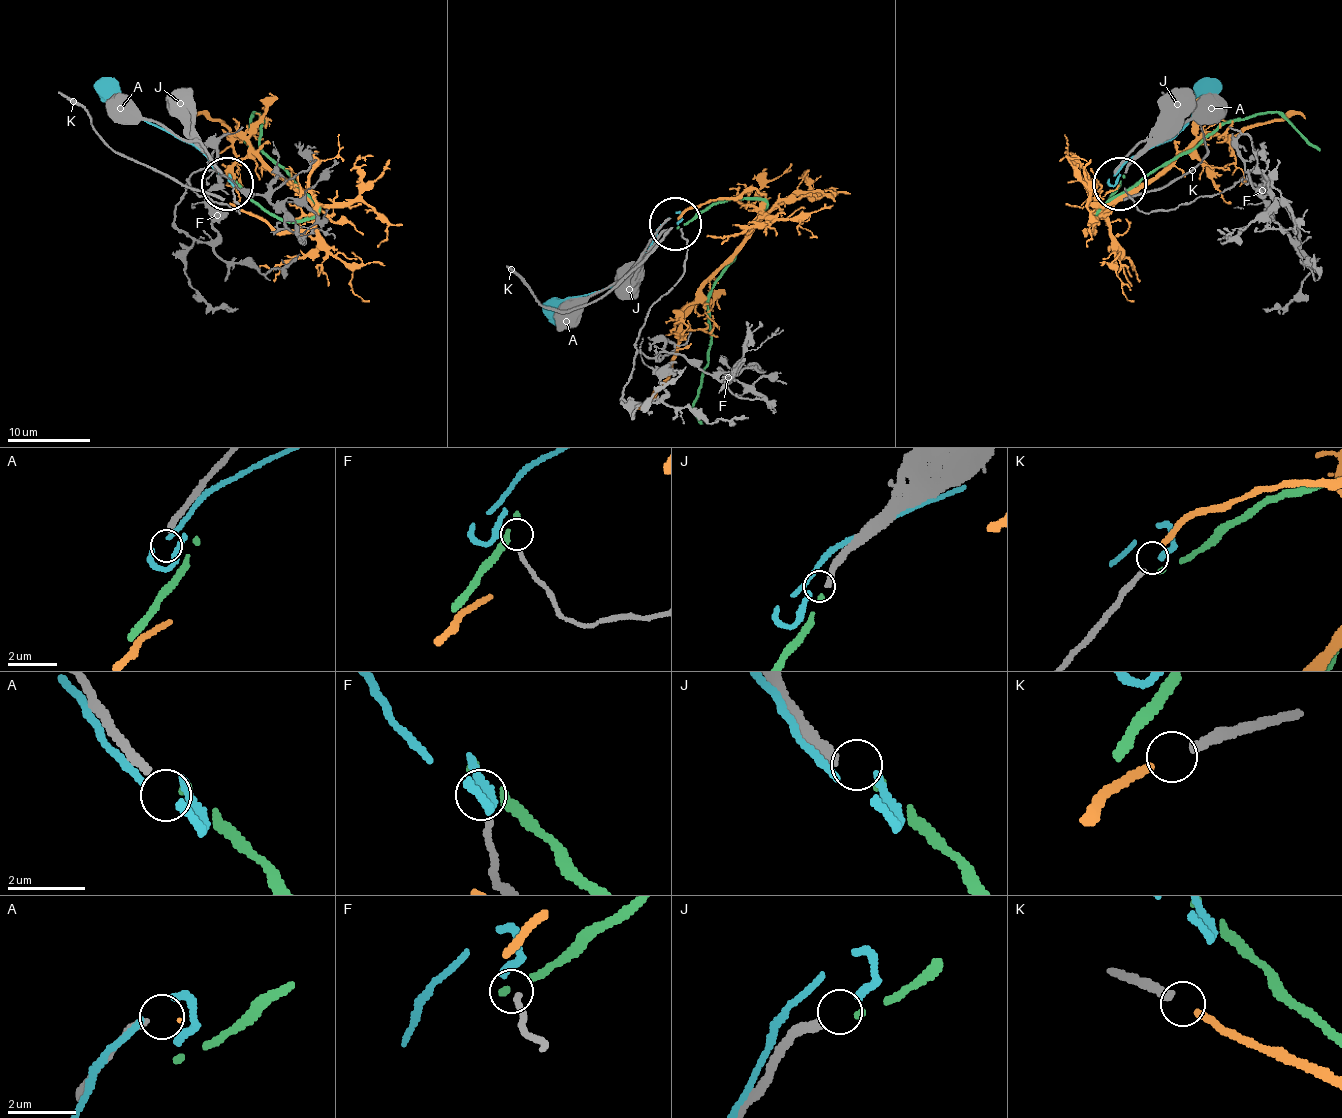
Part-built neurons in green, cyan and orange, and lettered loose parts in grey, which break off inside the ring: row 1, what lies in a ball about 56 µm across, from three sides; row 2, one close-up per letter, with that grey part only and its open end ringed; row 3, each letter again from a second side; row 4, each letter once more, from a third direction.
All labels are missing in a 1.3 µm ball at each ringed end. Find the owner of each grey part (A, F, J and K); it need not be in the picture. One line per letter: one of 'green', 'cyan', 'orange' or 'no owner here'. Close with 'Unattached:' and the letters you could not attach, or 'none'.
A: no owner here
F: no owner here
J: green
K: orange
Unattached: A, F

